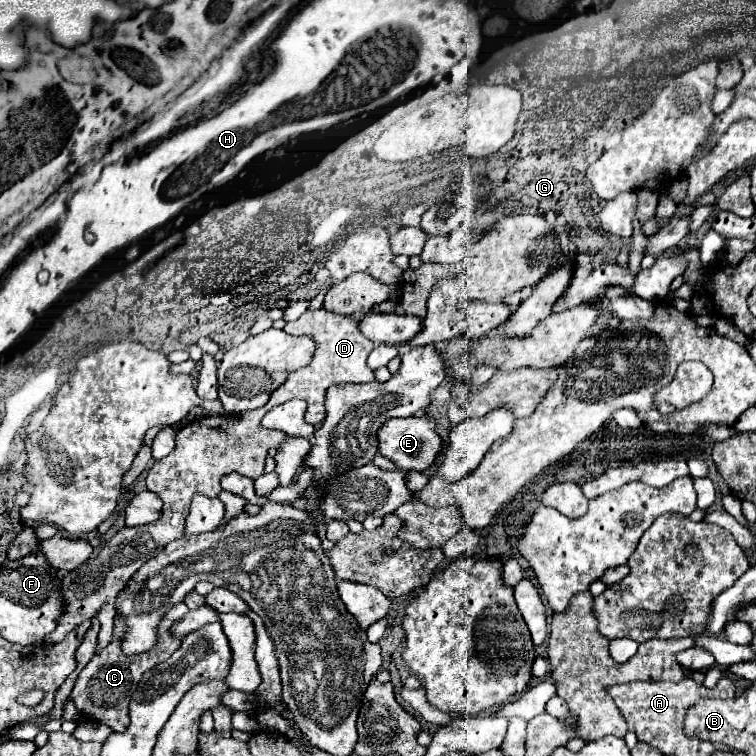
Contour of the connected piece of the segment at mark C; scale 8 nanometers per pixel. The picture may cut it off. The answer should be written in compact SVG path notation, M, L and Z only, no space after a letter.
M181 602L177 604L177 608L173 608L173 612L167 614L165 624L161 624L161 644L157 644L157 648L153 648L153 652L143 652L141 656L121 656L121 648L117 648L117 622L115 622L115 632L113 632L113 642L109 644L109 648L105 648L101 654L95 654L91 658L91 662L81 670L75 688L71 692L71 698L75 700L75 706L81 714L85 714L87 718L95 718L97 722L103 722L107 726L111 726L115 732L123 732L127 728L129 722L129 696L133 694L137 682L141 680L143 672L151 670L153 666L157 666L159 662L165 662L183 642L183 638L175 638L171 634L171 628L175 622L183 620L183 616L189 612L189 608Z

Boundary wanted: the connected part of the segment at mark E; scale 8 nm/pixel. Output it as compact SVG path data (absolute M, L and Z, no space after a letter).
M427 414L409 416L409 418L391 418L379 428L379 454L389 458L397 468L409 470L427 470L433 462L437 452L441 450L441 438L435 432L435 420Z

